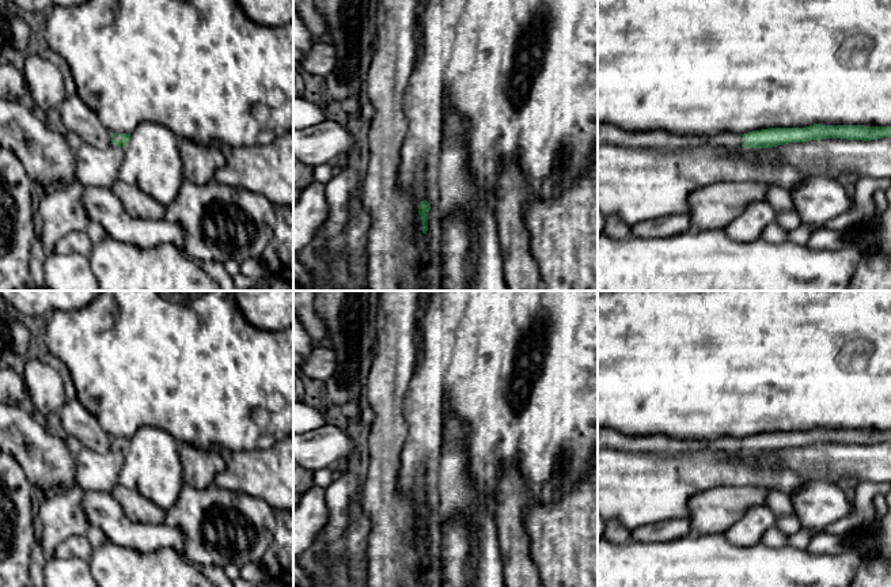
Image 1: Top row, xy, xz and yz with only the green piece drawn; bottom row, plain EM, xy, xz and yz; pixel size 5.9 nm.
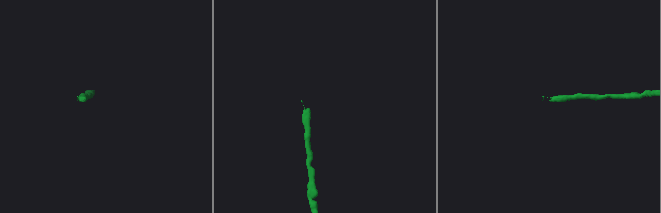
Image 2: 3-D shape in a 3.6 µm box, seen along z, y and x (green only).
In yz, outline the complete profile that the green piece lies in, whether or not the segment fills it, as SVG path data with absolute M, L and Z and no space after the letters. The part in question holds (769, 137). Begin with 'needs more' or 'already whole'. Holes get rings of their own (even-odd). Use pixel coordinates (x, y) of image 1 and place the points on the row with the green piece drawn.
needs more; M598 122L598 143L625 148L678 149L709 141L713 145L736 148L771 148L788 143L804 143L823 139L871 141L891 137L891 126L823 125L805 128L769 128L748 133L719 133L712 137L682 136L667 130L623 130L610 124Z

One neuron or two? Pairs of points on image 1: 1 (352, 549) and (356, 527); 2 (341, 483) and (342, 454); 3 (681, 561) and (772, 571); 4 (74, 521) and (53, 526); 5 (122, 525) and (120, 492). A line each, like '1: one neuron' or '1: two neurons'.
1: one neuron
2: two neurons
3: one neuron
4: one neuron
5: two neurons

